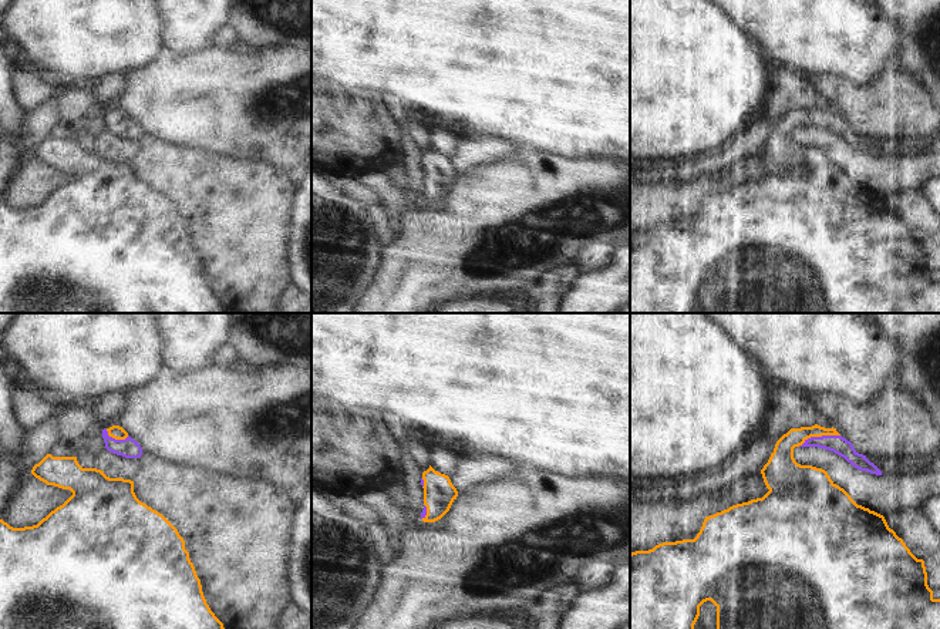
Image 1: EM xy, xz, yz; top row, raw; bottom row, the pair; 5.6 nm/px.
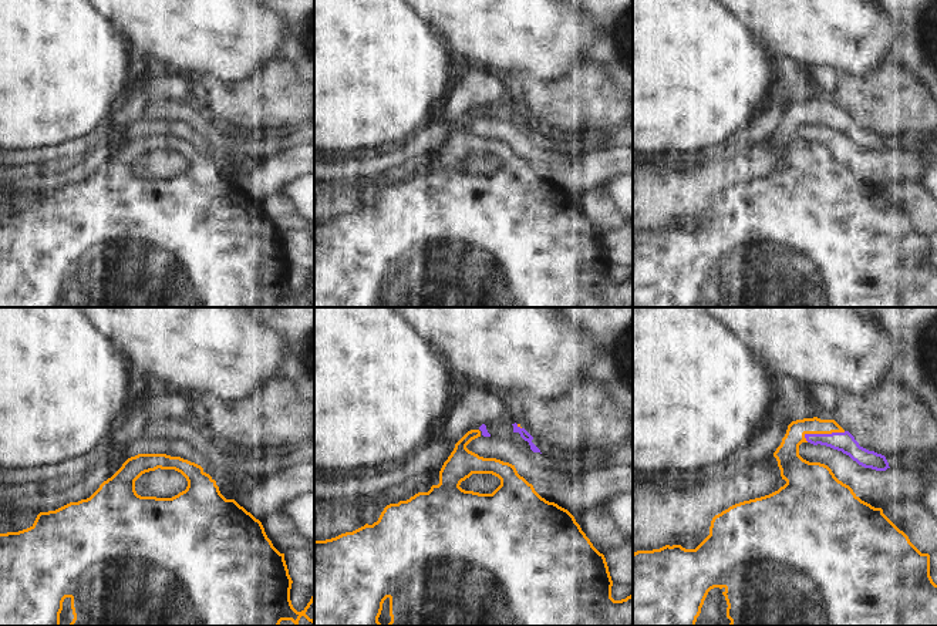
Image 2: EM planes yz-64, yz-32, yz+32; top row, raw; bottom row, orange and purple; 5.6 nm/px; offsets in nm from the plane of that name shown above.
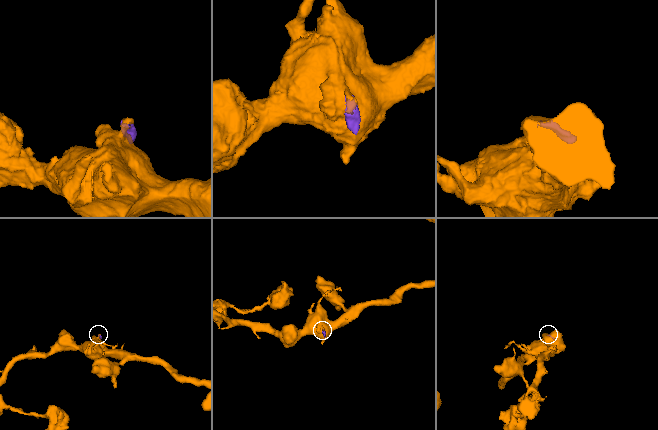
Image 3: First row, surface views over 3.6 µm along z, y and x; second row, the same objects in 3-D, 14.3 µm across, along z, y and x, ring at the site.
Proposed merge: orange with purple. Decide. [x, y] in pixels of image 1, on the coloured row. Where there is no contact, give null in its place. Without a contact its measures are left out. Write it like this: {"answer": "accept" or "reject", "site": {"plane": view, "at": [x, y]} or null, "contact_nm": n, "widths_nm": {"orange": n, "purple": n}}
{"answer": "accept", "site": {"plane": "yz", "at": [818, 436]}, "contact_nm": 240, "widths_nm": {"orange": 160, "purple": 100}}

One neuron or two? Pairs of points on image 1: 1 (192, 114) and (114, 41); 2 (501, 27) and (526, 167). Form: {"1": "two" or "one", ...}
{"1": "two", "2": "two"}

